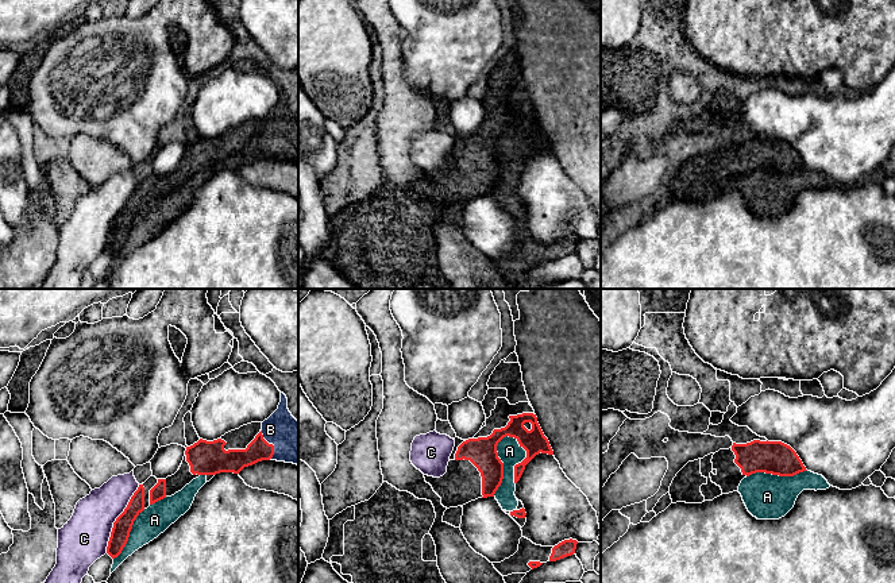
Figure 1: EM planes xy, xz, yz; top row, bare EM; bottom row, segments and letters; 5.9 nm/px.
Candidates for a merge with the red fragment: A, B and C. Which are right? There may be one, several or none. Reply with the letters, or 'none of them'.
A, B

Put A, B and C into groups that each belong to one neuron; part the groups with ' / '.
A B / C

